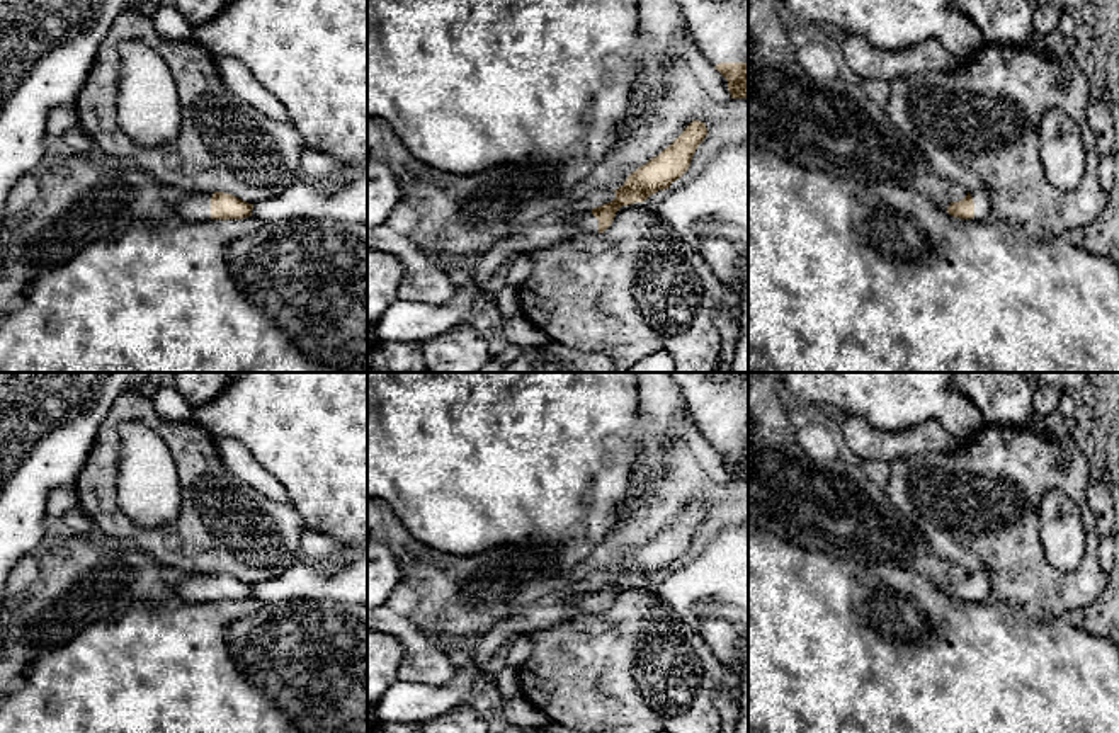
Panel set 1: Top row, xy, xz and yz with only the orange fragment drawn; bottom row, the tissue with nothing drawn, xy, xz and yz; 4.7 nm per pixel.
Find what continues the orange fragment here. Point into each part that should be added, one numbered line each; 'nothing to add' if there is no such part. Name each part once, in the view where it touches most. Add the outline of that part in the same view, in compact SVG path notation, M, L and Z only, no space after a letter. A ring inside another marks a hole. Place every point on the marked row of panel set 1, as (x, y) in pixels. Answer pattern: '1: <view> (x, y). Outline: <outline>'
1: xy (191, 206). Outline: M214 192L179 194L179 221L211 221L211 197Z
2: xz (718, 29). Outline: M675 0L694 51L709 65L748 63L748 0Z

